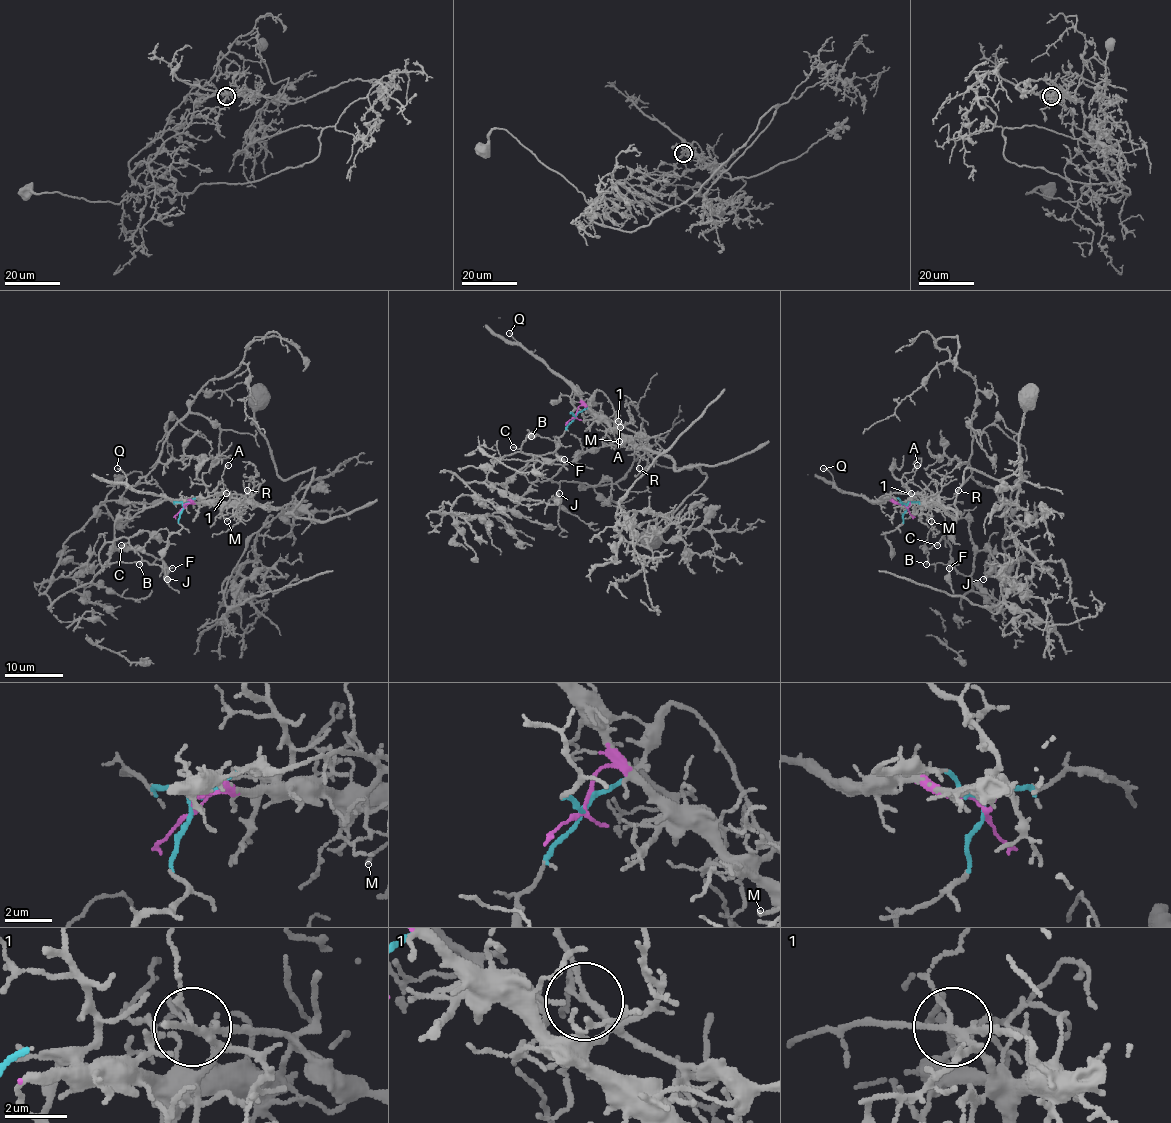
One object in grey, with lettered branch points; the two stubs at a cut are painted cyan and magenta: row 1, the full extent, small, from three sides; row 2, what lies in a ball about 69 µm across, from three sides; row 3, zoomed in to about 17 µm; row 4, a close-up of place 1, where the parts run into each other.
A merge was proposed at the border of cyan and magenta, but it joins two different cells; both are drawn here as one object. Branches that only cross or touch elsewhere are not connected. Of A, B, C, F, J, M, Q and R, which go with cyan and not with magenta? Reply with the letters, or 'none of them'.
B, C, F, J

